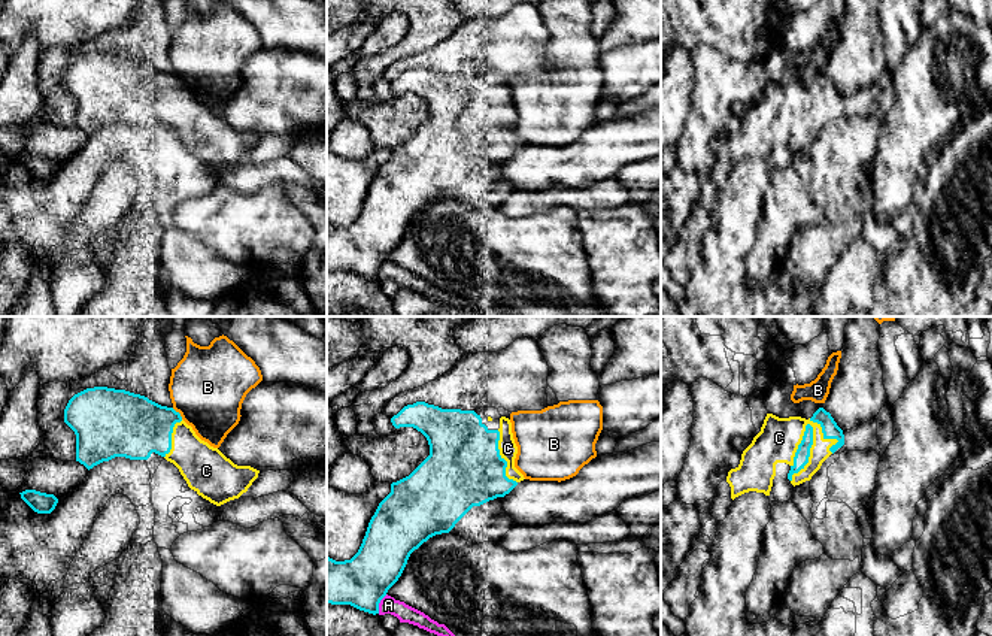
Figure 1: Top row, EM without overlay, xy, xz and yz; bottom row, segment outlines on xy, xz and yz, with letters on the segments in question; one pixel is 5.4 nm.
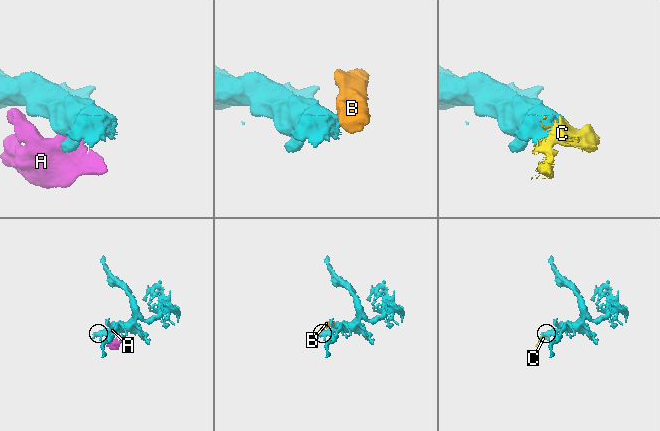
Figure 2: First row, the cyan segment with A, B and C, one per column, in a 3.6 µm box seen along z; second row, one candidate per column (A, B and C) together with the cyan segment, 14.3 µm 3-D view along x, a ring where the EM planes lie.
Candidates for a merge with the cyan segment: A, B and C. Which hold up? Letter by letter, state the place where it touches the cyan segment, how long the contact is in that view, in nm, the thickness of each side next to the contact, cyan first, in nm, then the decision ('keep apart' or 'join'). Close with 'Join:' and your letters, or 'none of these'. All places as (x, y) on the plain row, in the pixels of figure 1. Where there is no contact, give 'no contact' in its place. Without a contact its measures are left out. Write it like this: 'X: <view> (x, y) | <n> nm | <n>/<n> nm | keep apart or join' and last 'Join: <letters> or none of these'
A: xz (379, 267) | 120 nm | 280/100 nm | keep apart
B: xy (178, 78) | 90 nm | 340/400 nm | keep apart
C: yz (809, 117) | 360 nm | 80/220 nm | join
Join: C

